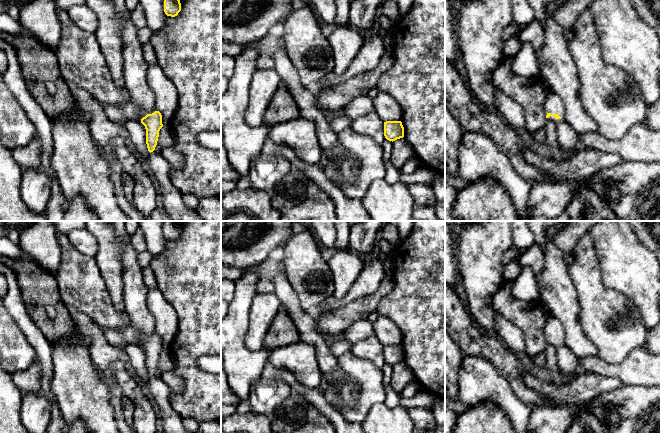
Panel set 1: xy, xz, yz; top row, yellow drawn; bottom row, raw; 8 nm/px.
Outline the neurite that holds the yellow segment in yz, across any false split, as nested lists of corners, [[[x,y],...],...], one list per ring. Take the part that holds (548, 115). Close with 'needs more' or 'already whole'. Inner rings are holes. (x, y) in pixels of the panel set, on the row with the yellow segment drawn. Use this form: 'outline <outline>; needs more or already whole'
outline [[[553,91],[546,98],[544,111],[546,118],[556,125],[565,121],[565,106],[561,98]]]; needs more

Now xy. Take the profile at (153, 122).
outline [[[130,100],[122,108],[115,106],[105,106],[105,113],[108,118],[116,123],[125,126],[128,120],[140,121],[146,129],[146,144],[151,153],[157,145],[159,131],[163,127],[162,115],[155,109],[150,112],[142,112],[138,106]]]; needs more

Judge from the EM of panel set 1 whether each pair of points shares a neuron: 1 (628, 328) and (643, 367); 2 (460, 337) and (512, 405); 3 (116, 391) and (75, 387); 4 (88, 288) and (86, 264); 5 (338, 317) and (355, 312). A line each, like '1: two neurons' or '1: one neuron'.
1: two neurons
2: two neurons
3: two neurons
4: one neuron
5: one neuron

